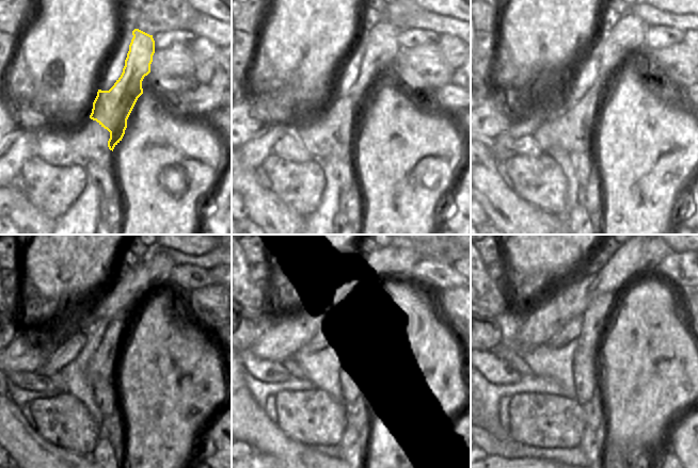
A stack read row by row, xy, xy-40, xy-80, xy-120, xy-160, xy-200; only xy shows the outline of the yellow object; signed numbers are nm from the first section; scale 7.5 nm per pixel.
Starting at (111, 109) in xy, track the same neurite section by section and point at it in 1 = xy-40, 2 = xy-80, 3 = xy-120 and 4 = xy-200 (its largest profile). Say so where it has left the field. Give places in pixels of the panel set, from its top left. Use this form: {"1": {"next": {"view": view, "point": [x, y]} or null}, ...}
{"1": {"next": {"view": "xy-40", "point": [383, 47]}}, "2": {"next": {"view": "xy-80", "point": [628, 34]}}, "3": {"next": {"view": "xy-120", "point": [153, 272]}}, "4": {"next": {"view": "xy-200", "point": [652, 256]}}}

